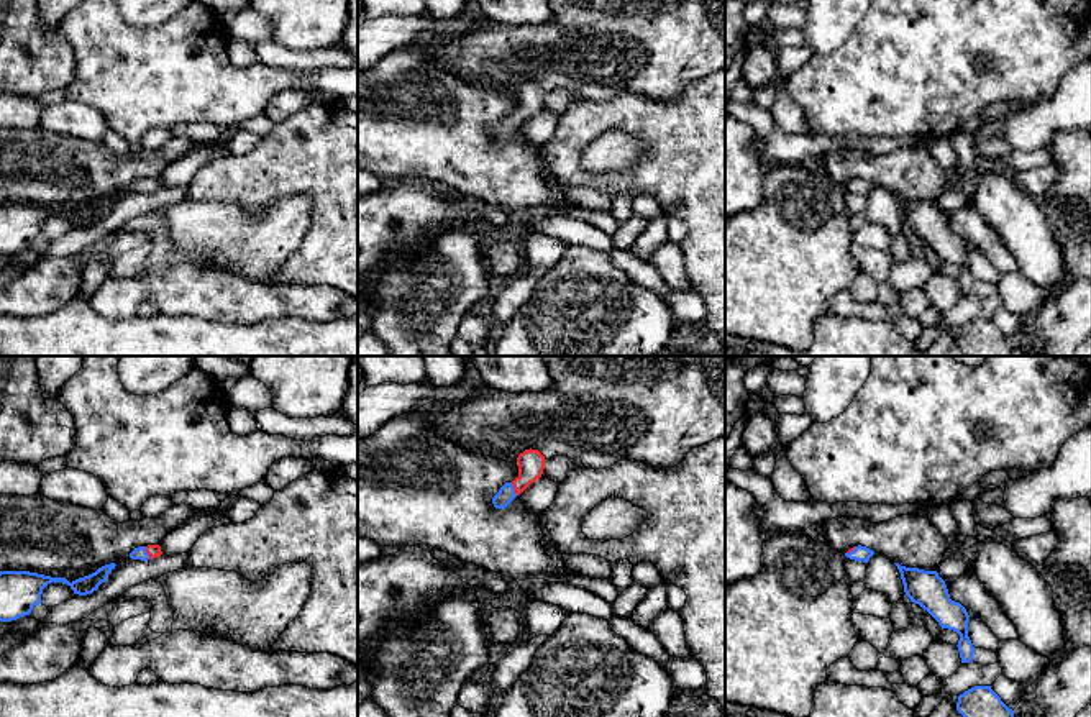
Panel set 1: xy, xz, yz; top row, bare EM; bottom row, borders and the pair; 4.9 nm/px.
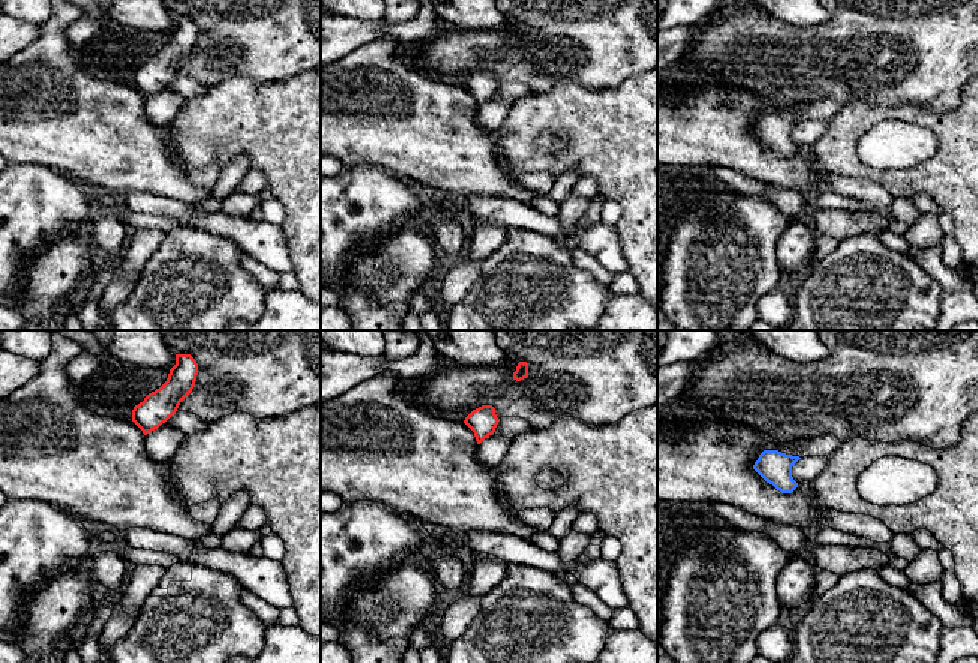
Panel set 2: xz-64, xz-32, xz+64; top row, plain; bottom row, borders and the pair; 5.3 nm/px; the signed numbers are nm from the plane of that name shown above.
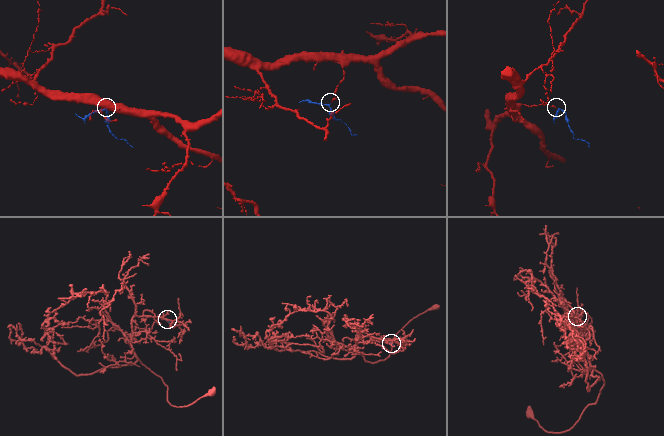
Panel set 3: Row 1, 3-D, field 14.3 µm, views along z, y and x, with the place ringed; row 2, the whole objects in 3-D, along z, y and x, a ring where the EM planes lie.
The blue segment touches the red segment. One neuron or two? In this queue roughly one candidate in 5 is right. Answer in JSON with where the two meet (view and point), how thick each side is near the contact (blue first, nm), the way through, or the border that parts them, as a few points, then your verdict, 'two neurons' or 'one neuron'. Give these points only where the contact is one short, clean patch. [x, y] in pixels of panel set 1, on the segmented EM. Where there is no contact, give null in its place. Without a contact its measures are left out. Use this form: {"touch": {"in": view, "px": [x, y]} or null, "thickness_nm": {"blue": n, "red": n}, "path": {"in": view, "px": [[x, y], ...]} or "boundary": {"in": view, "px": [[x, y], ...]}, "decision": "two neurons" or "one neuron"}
{"touch": {"in": "xy", "px": [146, 553]}, "thickness_nm": {"blue": 60, "red": 60}, "path": {"in": "xy", "px": [[138, 553], [146, 553], [153, 550]]}, "decision": "one neuron"}

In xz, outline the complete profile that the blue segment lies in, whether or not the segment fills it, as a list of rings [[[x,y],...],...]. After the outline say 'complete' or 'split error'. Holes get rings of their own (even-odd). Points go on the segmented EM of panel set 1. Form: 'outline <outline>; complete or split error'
outline [[[525,450],[517,458],[518,476],[512,482],[505,482],[492,497],[495,509],[505,509],[517,496],[520,496],[532,482],[541,477],[545,469],[545,456],[538,450]]]; split error

